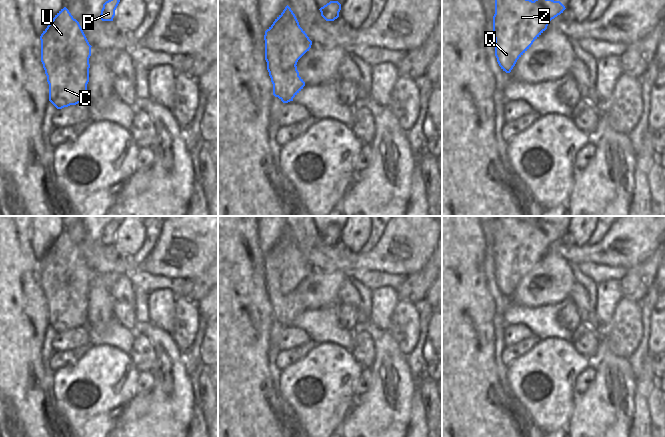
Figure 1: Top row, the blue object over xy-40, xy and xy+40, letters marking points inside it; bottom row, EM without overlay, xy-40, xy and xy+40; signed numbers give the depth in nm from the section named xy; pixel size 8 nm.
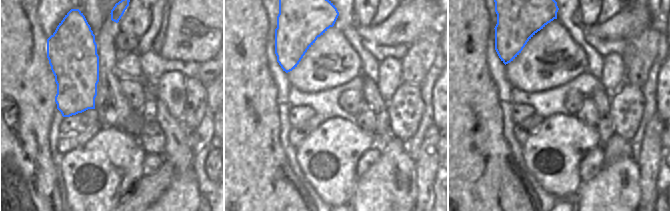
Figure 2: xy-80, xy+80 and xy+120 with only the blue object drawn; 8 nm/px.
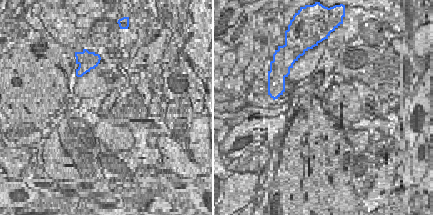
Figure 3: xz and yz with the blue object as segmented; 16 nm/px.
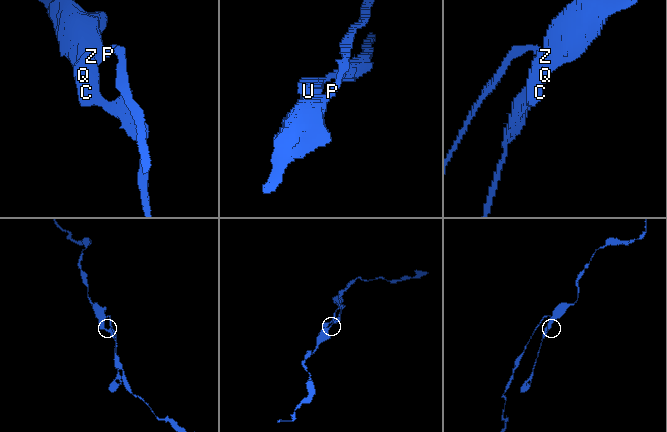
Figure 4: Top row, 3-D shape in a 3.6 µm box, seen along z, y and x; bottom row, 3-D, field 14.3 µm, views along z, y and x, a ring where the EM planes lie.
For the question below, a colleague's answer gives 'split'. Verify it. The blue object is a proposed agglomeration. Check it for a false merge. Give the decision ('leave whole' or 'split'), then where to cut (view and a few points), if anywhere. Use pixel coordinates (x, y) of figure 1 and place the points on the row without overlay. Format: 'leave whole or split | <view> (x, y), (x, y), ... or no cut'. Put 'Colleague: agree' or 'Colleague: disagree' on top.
Colleague: agree
split | xy (295, 246), (287, 246), (283, 252), (281, 290), (284, 293)

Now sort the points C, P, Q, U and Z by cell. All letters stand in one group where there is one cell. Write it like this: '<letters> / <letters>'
C U / P Q Z

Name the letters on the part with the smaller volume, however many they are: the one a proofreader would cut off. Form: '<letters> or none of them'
C, U

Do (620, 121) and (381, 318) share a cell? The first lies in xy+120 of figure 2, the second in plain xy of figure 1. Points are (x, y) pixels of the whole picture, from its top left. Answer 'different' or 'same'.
different

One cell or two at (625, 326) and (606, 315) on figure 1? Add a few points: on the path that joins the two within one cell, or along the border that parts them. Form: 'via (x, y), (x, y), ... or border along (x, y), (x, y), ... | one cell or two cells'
border along (622, 298), (615, 308), (611, 323), (607, 327) | two cells

